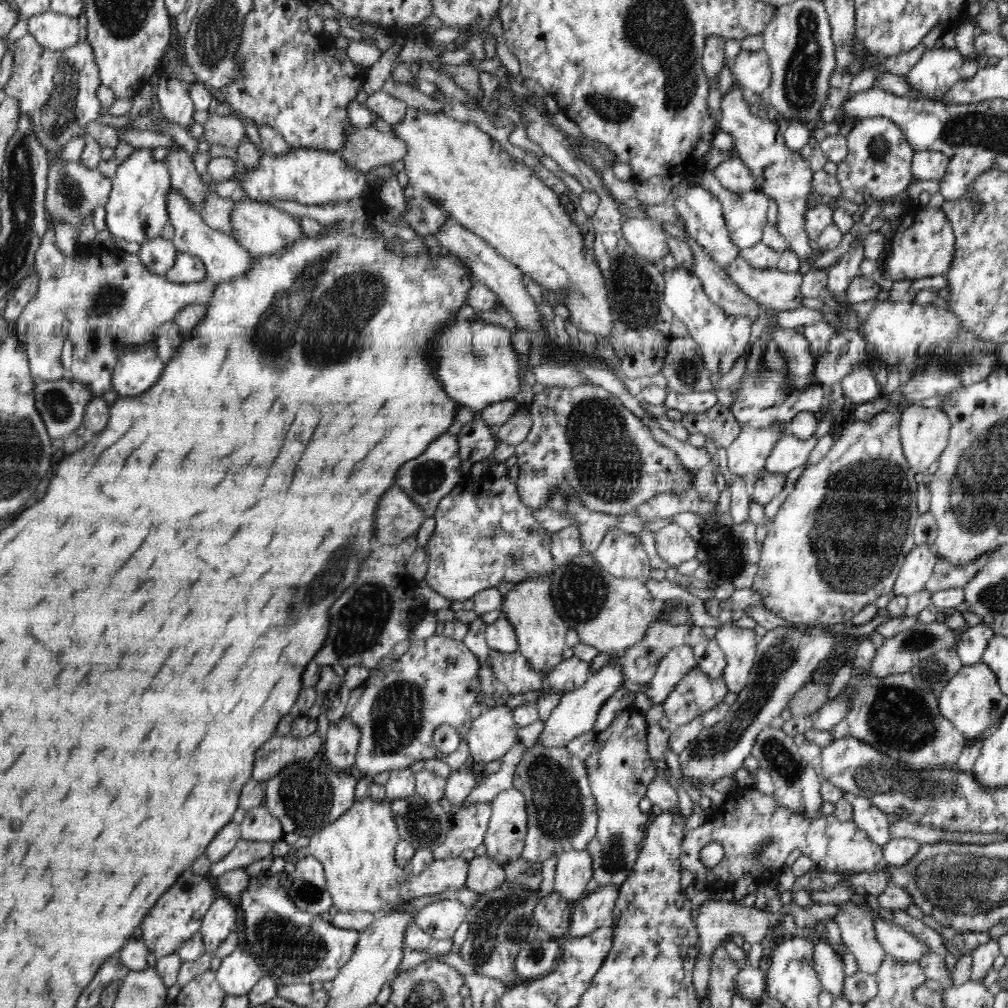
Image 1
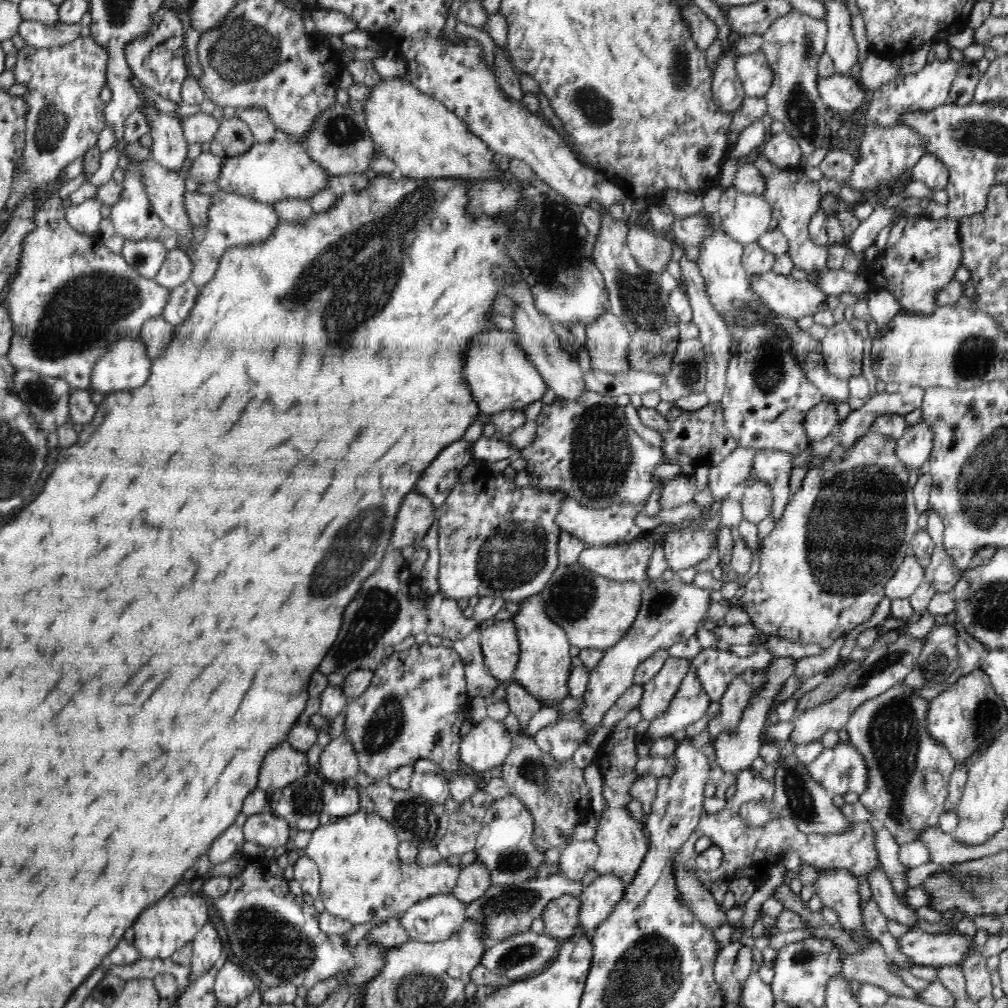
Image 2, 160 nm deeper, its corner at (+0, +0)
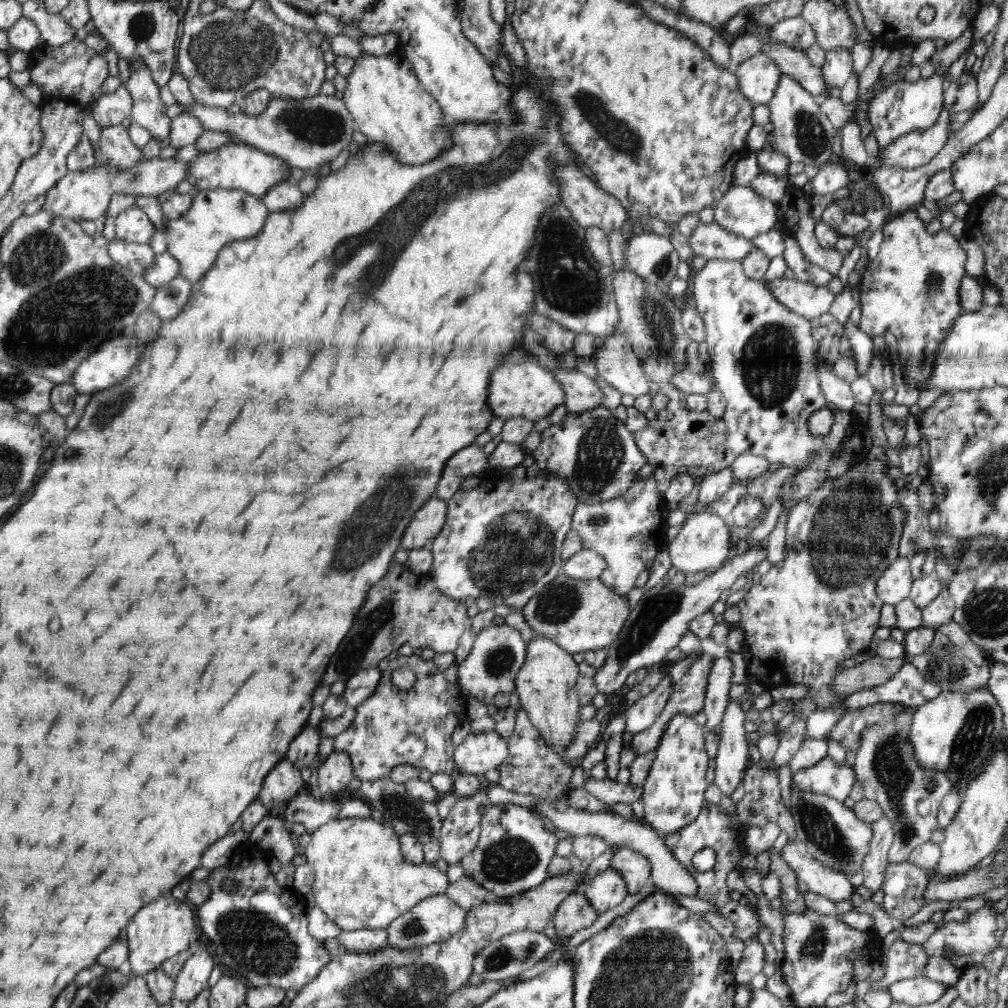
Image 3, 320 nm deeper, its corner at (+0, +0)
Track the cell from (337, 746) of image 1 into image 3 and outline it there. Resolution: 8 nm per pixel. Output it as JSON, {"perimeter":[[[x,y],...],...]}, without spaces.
{"perimeter":[[[333,752],[327,756],[318,770],[318,786],[321,799],[332,799],[342,792],[354,777],[354,767],[345,752]]]}

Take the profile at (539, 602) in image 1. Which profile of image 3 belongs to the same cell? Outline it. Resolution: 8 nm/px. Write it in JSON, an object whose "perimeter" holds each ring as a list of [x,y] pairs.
{"perimeter":[[[536,637],[527,644],[526,662],[516,675],[516,694],[521,708],[528,715],[530,722],[540,733],[553,754],[566,755],[568,744],[574,740],[576,726],[580,722],[582,703],[577,696],[578,663],[573,656],[548,639]]]}

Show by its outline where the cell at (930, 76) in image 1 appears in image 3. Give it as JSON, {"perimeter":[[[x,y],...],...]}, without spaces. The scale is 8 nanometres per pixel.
{"perimeter":[[[934,73],[927,80],[919,78],[914,83],[906,83],[900,81],[892,84],[888,88],[884,88],[881,94],[869,105],[870,122],[873,126],[873,135],[876,136],[879,151],[886,151],[892,142],[908,132],[918,132],[918,130],[926,130],[936,124],[938,115],[943,108],[944,102],[944,78],[941,74]]]}

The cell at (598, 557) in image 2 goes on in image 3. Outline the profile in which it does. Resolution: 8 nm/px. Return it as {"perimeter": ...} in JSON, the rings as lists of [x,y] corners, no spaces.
{"perimeter":[[[589,549],[576,552],[572,558],[568,558],[565,563],[562,563],[564,575],[576,580],[599,579],[604,568],[608,568],[606,560]]]}

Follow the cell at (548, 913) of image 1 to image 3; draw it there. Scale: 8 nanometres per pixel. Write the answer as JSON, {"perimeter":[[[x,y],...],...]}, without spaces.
{"perimeter":[[[582,892],[566,896],[554,912],[554,927],[556,935],[570,937],[582,928],[588,928],[596,922],[598,911]]]}

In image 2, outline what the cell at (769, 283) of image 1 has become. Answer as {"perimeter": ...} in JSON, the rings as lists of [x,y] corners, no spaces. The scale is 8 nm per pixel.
{"perimeter":[[[770,270],[764,274],[750,274],[748,279],[757,297],[781,316],[798,320],[802,316],[813,316],[820,310],[832,308],[834,302],[806,278],[796,280],[791,275]]]}

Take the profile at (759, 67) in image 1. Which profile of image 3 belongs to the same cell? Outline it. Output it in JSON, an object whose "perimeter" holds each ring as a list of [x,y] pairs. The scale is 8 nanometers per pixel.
{"perimeter":[[[758,52],[736,68],[734,74],[747,100],[764,105],[772,101],[782,76],[777,66],[770,57]]]}

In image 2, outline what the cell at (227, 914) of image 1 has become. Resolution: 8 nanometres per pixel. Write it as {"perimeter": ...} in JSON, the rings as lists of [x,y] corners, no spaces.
{"perimeter":[[[212,922],[204,924],[196,933],[191,944],[193,949],[190,962],[190,984],[214,967],[214,962],[220,958],[223,951],[222,941],[224,943],[226,940],[222,940],[221,936],[218,935]]]}

